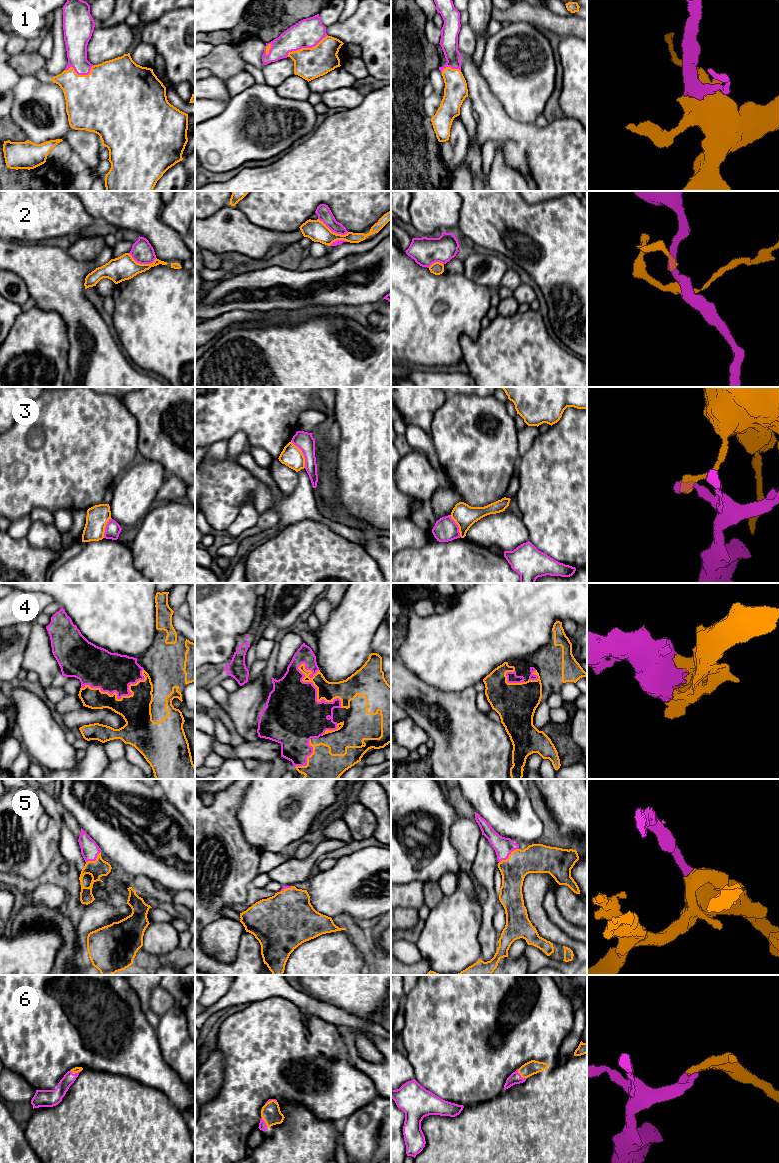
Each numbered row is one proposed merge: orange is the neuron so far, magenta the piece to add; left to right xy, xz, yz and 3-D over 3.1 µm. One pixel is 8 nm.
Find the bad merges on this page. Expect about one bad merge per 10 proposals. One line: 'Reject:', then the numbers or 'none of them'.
Reject: 2, 3

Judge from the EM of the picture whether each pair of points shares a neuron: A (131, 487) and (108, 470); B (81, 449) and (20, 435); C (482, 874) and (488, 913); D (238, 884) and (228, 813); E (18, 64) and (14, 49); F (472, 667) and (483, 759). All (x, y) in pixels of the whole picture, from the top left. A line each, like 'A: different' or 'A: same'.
A: different
B: same
C: same
D: same
E: different
F: different

